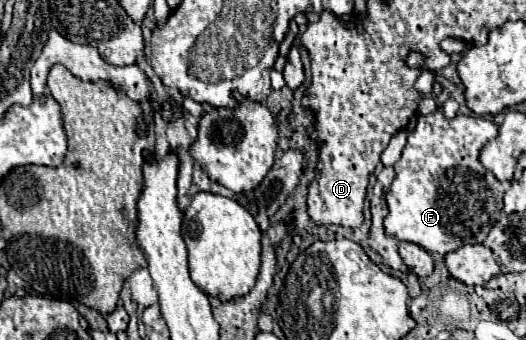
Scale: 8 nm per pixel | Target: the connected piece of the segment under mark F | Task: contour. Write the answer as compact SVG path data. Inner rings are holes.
M441 108L427 116L421 116L415 130L409 132L401 160L395 164L395 180L387 192L389 216L385 218L385 232L395 236L397 240L425 246L425 250L429 250L431 254L437 252L441 256L465 244L481 244L493 224L499 220L503 208L501 182L479 162L481 148L495 136L497 124L485 118L457 114L455 118L447 120Z

